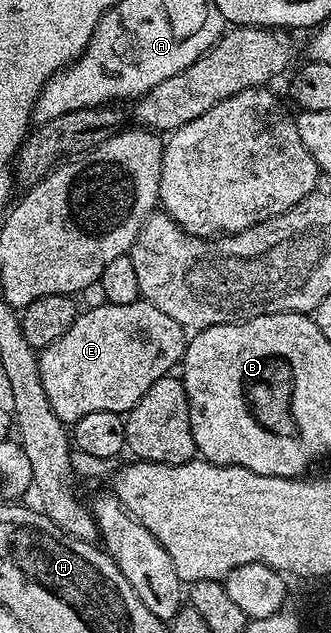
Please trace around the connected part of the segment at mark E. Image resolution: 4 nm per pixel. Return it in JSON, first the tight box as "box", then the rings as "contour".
{"box":[37,298,188,425],"contour":[[[140,298],[132,305],[112,305],[105,301],[99,307],[83,310],[72,321],[64,337],[56,337],[52,345],[37,352],[38,369],[42,374],[44,393],[48,393],[48,405],[60,421],[72,425],[88,413],[129,413],[165,375],[171,374],[181,364],[188,342],[187,332],[168,313],[160,313],[156,305]]]}

